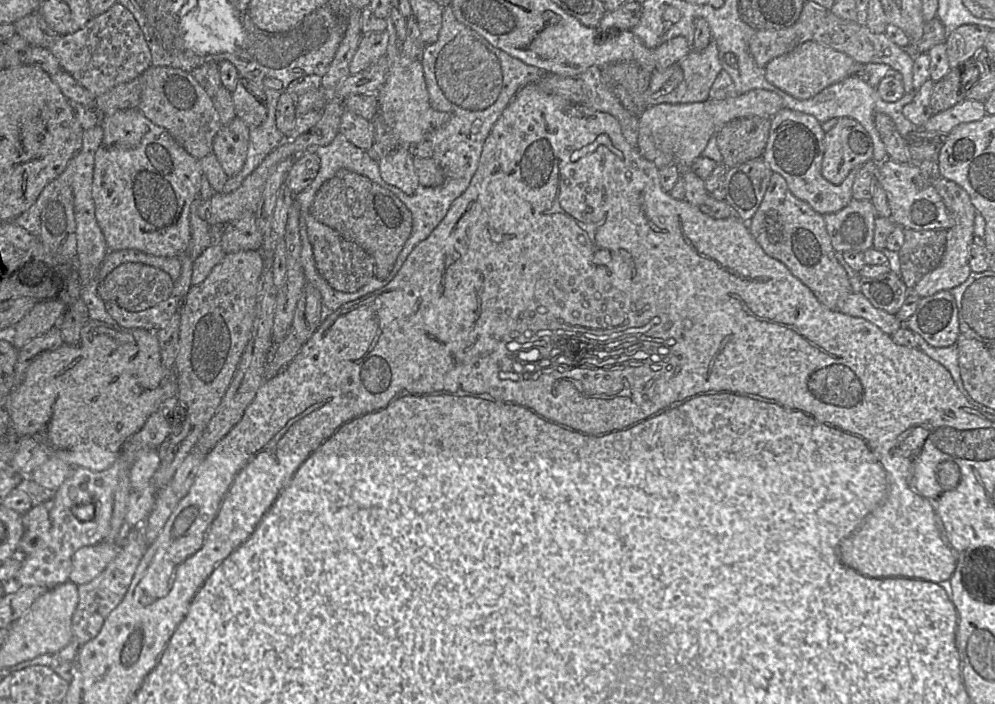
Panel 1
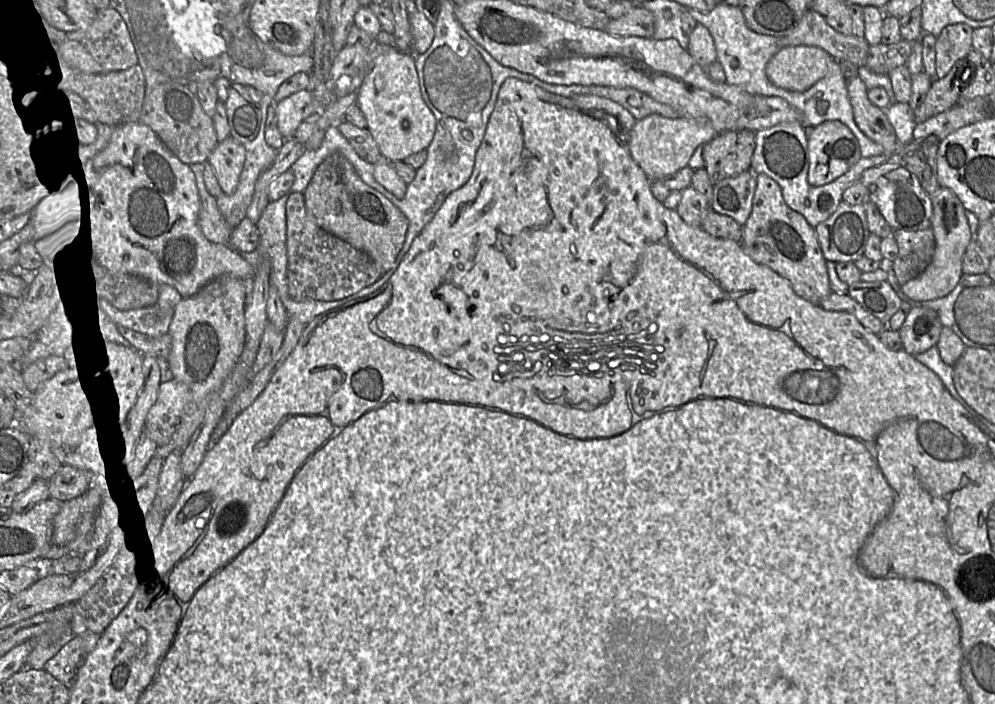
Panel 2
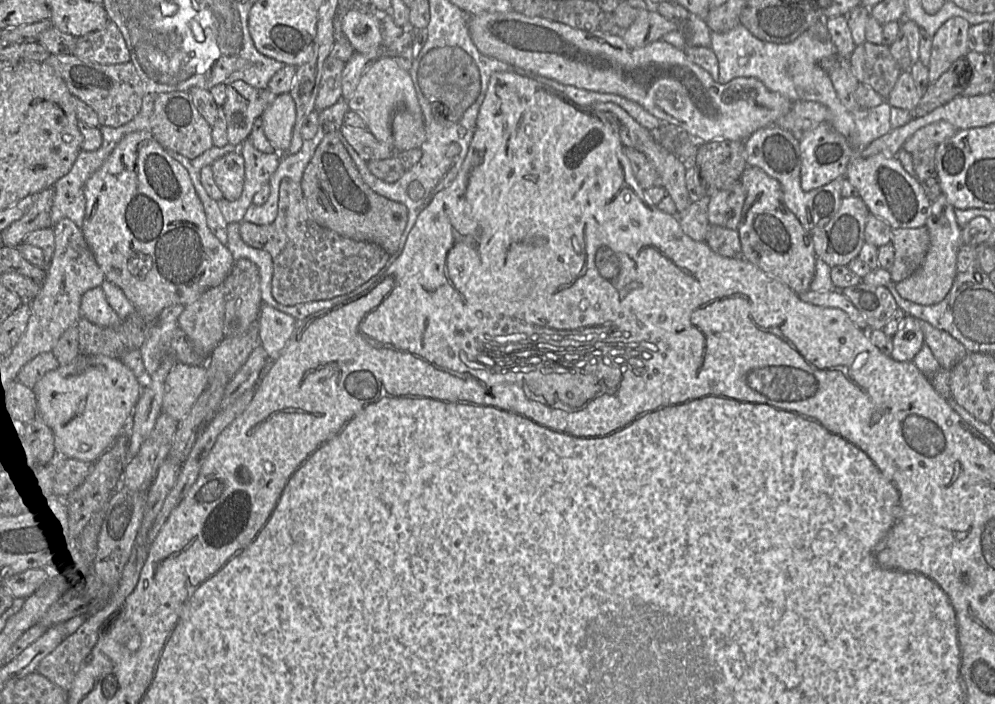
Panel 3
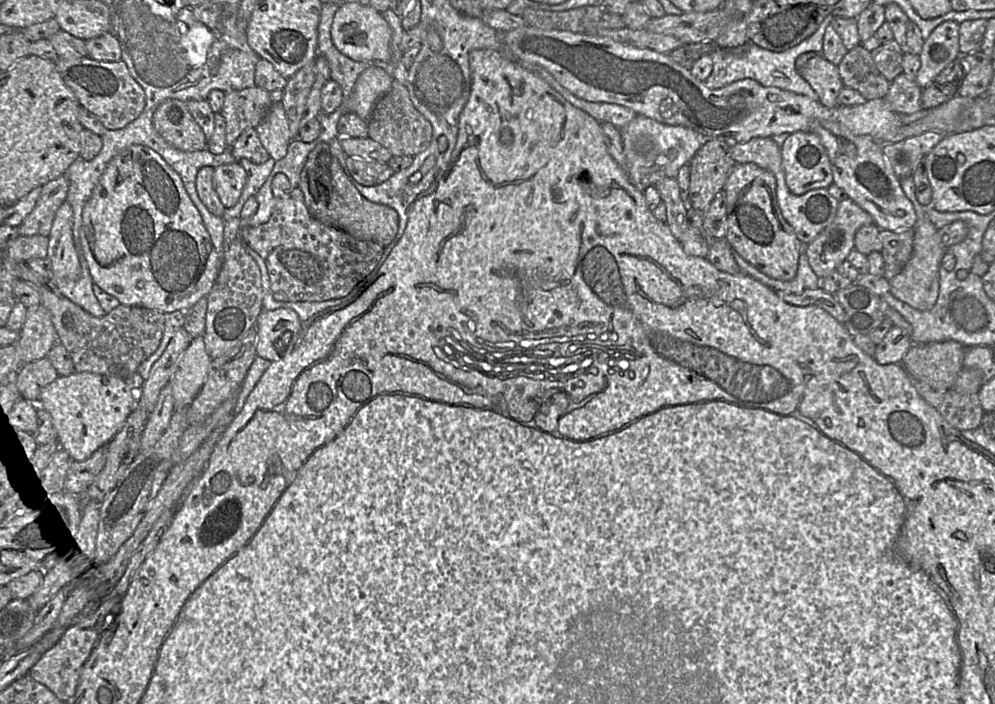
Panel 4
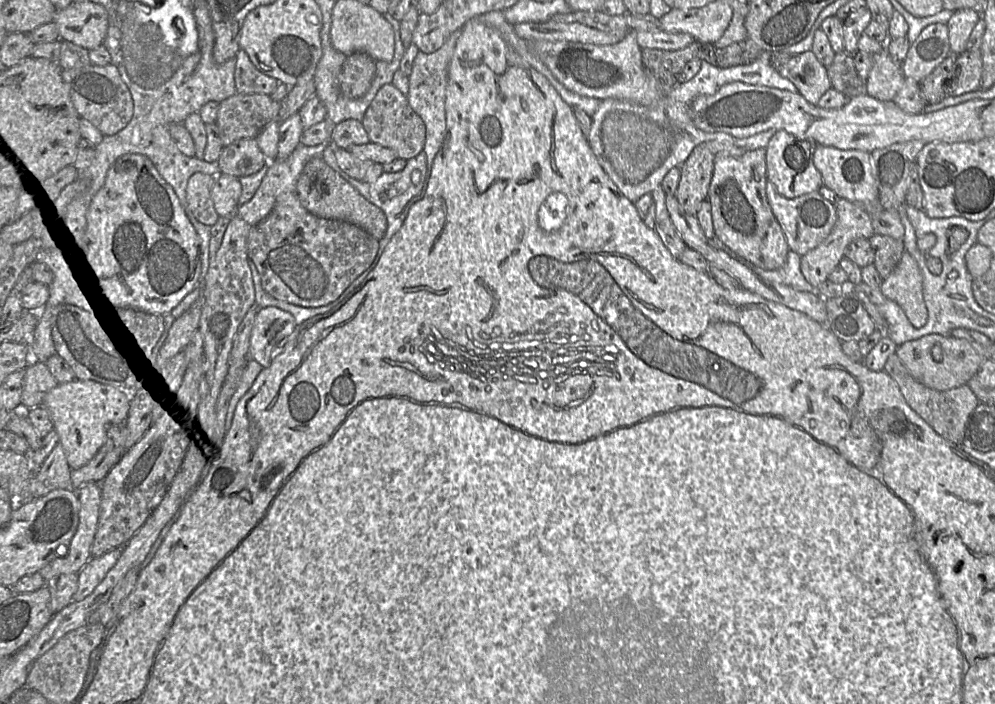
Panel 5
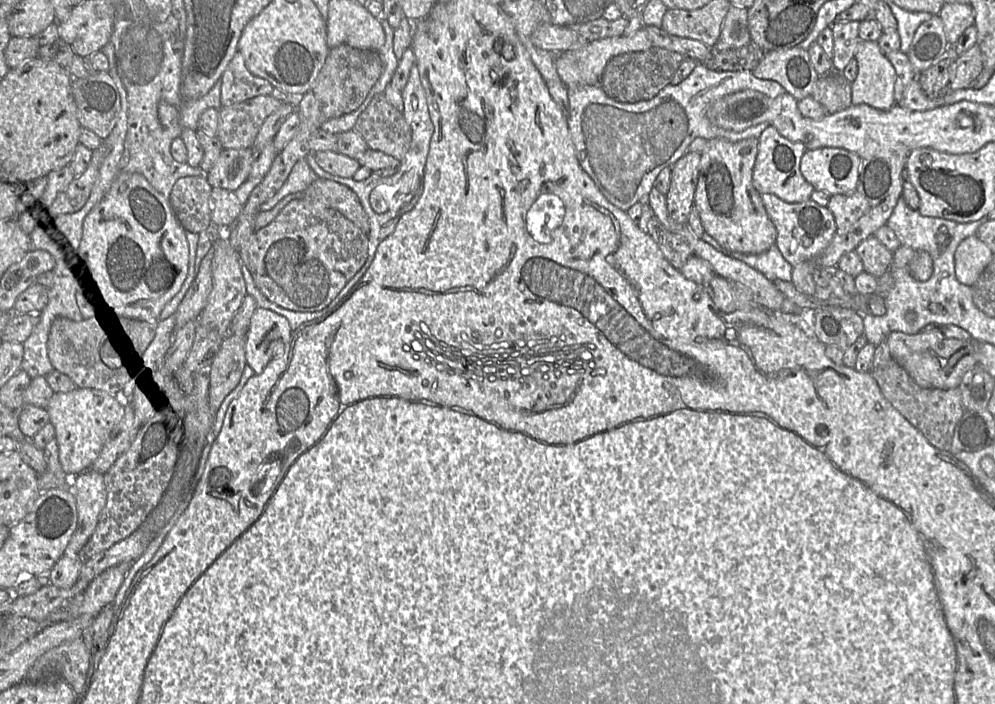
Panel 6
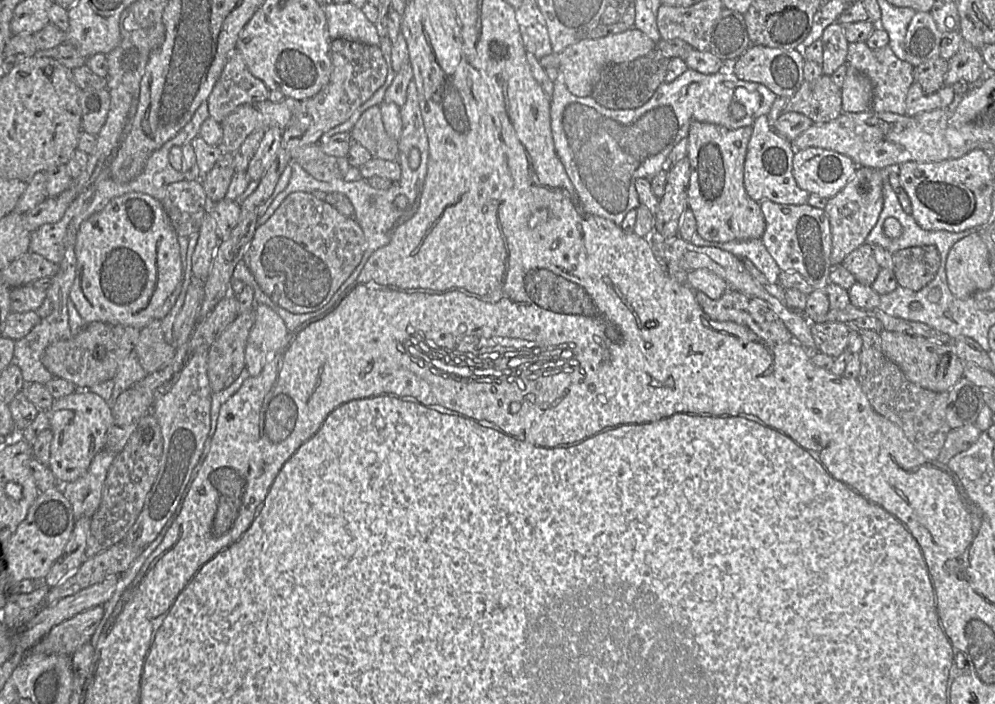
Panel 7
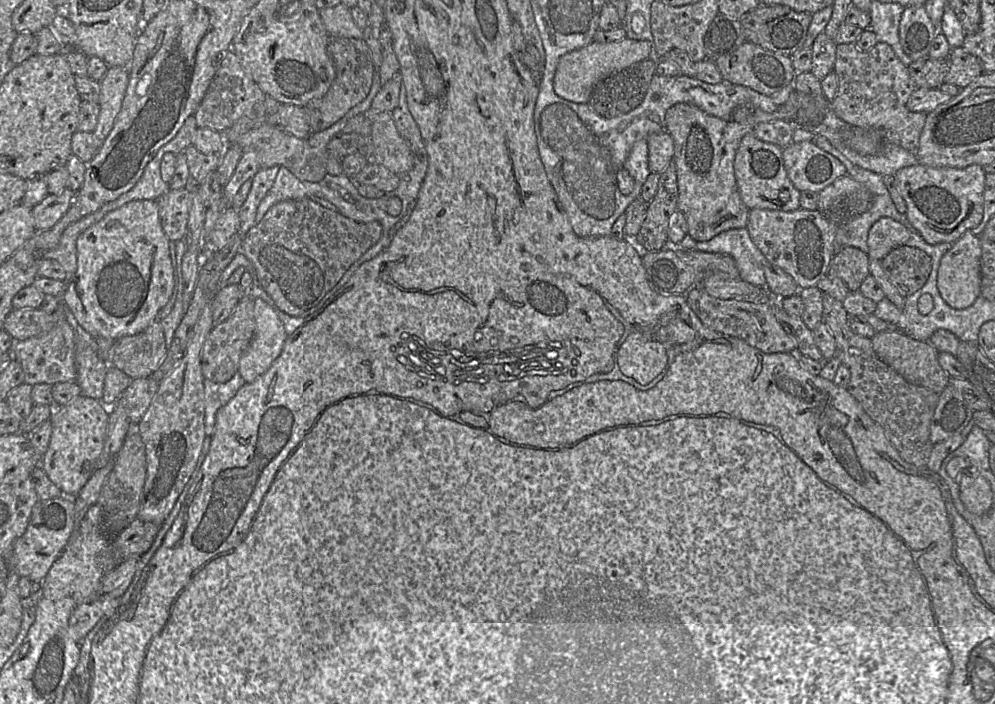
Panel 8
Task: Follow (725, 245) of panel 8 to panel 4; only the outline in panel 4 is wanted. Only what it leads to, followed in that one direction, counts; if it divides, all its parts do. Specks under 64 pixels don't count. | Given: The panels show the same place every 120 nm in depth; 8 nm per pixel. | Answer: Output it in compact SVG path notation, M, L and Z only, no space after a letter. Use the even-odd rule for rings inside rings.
M734 251L733 256L740 269L740 272L751 276L777 292L801 294L805 290L820 287L821 279L811 269L807 257L803 251L799 257L796 276L790 281L777 280L763 274L754 266L745 261L736 251Z

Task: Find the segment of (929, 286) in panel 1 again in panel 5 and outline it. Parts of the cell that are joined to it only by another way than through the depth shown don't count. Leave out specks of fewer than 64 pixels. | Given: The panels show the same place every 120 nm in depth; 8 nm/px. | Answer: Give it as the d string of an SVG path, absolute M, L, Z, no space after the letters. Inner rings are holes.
M904 250L900 261L879 288L887 299L899 304L915 328L926 324L928 311L923 298L923 277L911 254Z

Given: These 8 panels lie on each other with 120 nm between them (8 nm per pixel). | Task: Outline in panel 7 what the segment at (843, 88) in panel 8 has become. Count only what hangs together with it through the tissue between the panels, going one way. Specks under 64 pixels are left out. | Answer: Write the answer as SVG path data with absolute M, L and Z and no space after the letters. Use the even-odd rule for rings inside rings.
M857 42L848 45L846 65L869 78L873 90L871 111L906 114L906 97L914 83L914 67L909 62L900 60L888 46L870 49L865 42Z

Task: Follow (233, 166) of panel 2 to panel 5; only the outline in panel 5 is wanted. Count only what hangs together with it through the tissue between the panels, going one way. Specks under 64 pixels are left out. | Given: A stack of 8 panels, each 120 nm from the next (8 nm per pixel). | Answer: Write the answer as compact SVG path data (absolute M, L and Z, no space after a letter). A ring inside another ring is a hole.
M222 173L215 177L211 189L211 198L219 217L235 214L241 190L242 186L239 178Z

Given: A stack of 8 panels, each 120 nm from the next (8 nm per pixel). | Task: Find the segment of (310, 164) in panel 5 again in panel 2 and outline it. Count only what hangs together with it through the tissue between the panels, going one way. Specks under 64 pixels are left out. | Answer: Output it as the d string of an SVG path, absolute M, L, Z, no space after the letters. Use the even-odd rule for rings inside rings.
M334 152L327 156L303 193L306 209L318 226L366 253L380 277L392 267L405 241L408 219L384 195L365 184L344 155Z

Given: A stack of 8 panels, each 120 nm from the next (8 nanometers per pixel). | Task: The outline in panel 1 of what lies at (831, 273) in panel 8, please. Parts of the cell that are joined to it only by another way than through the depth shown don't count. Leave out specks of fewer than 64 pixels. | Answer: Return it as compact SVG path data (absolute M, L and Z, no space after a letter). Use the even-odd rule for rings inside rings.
M904 229L904 243L898 252L900 277L912 289L941 262L947 241L946 229Z

